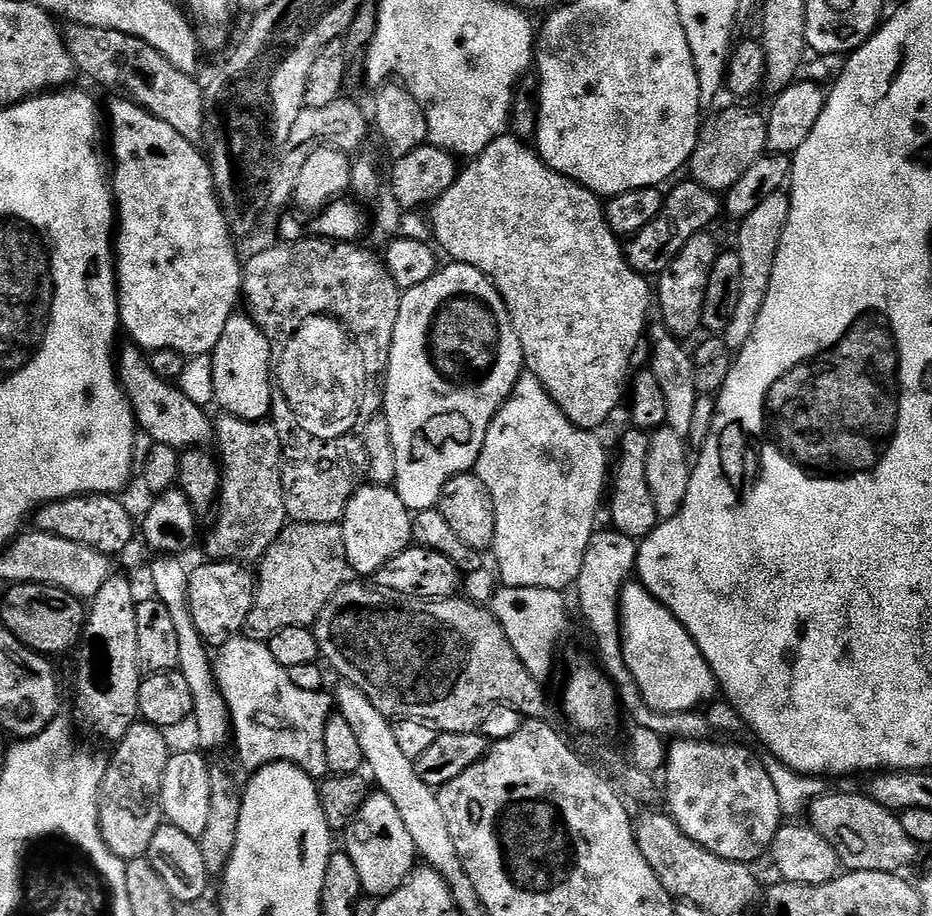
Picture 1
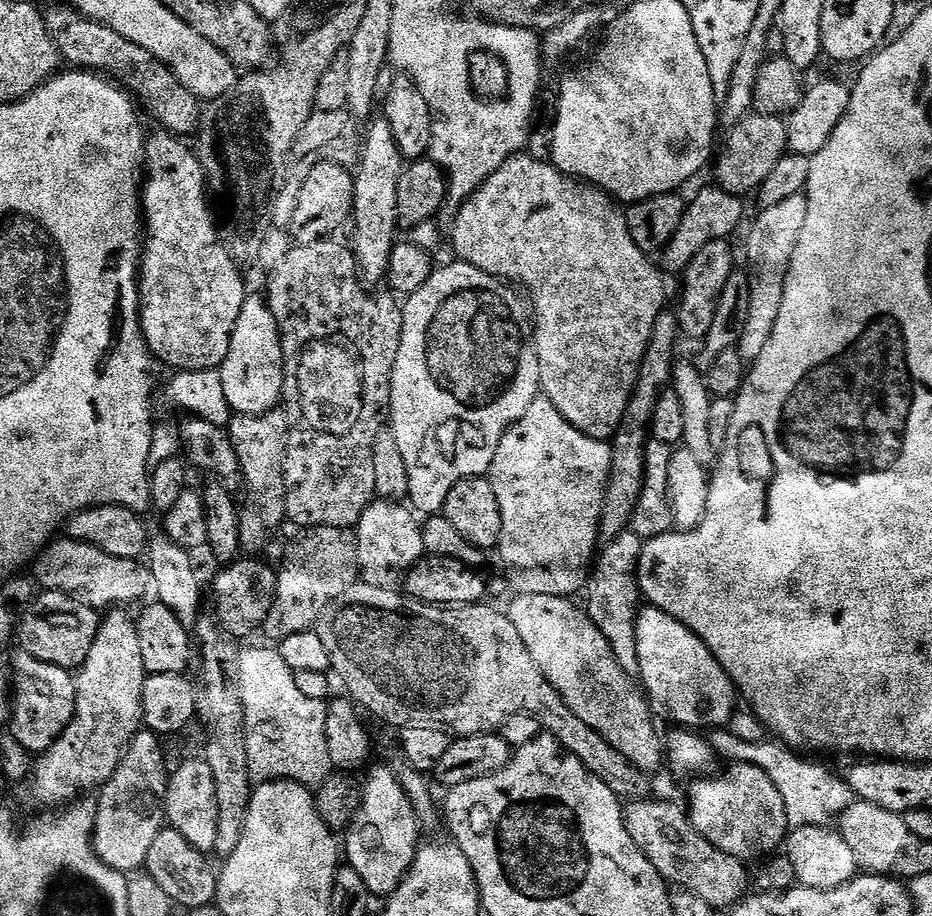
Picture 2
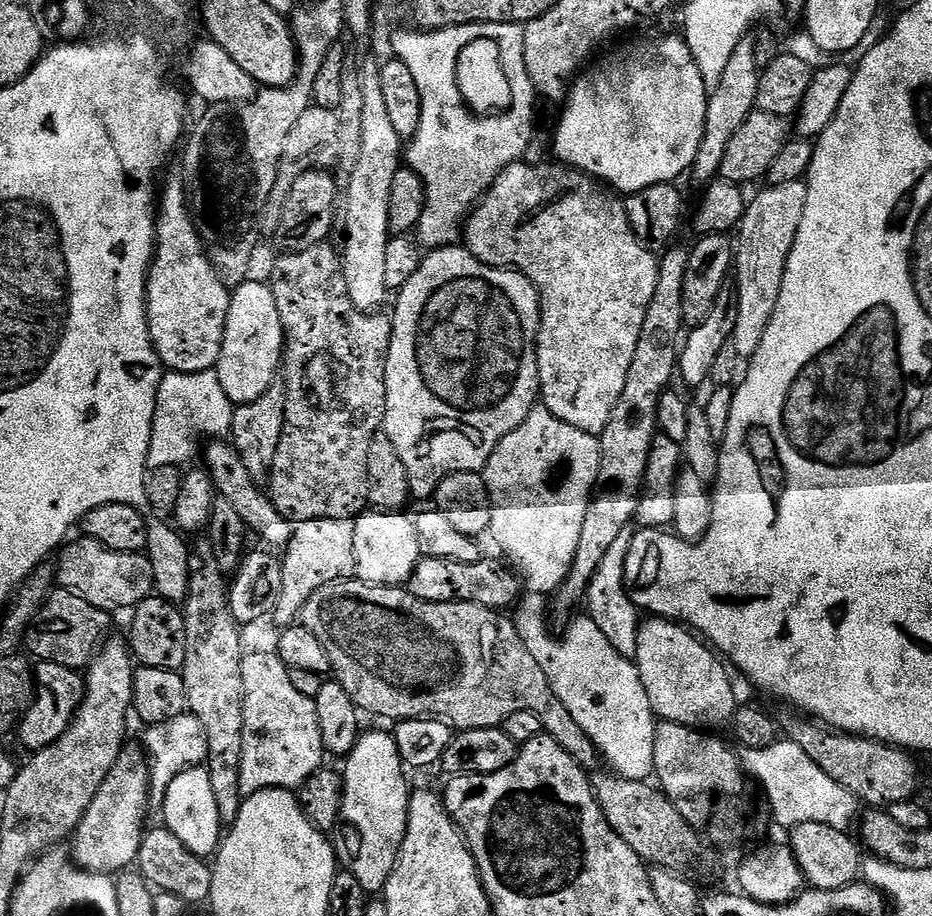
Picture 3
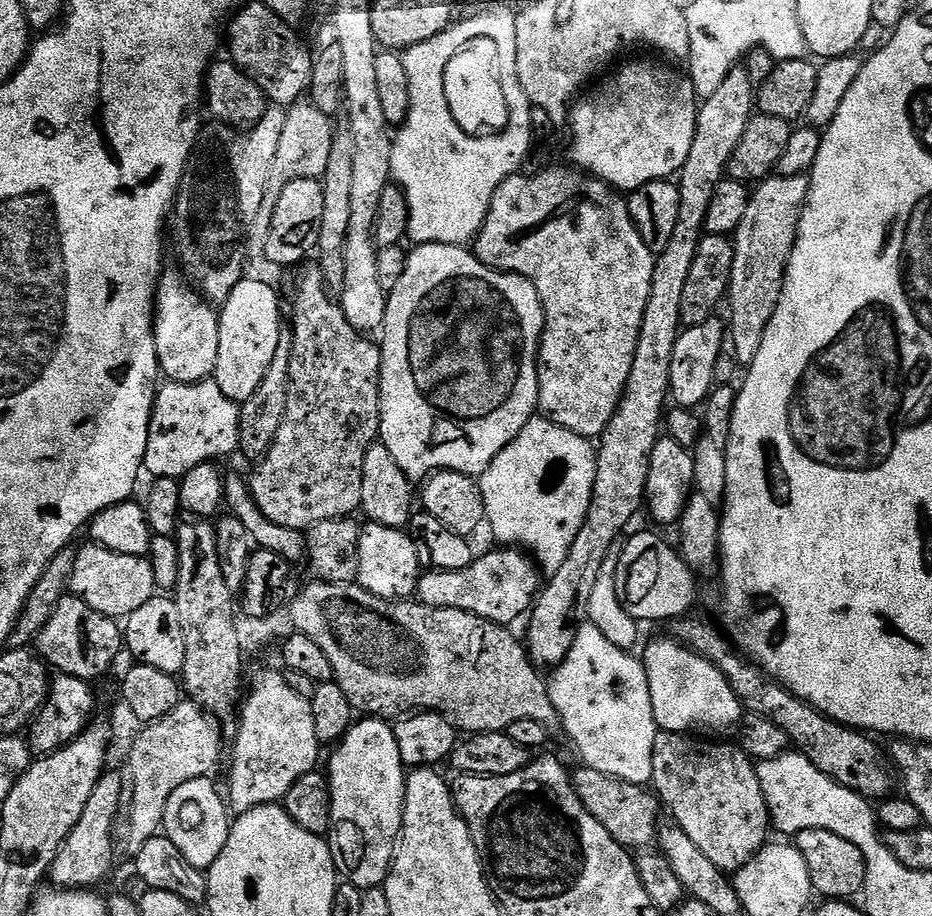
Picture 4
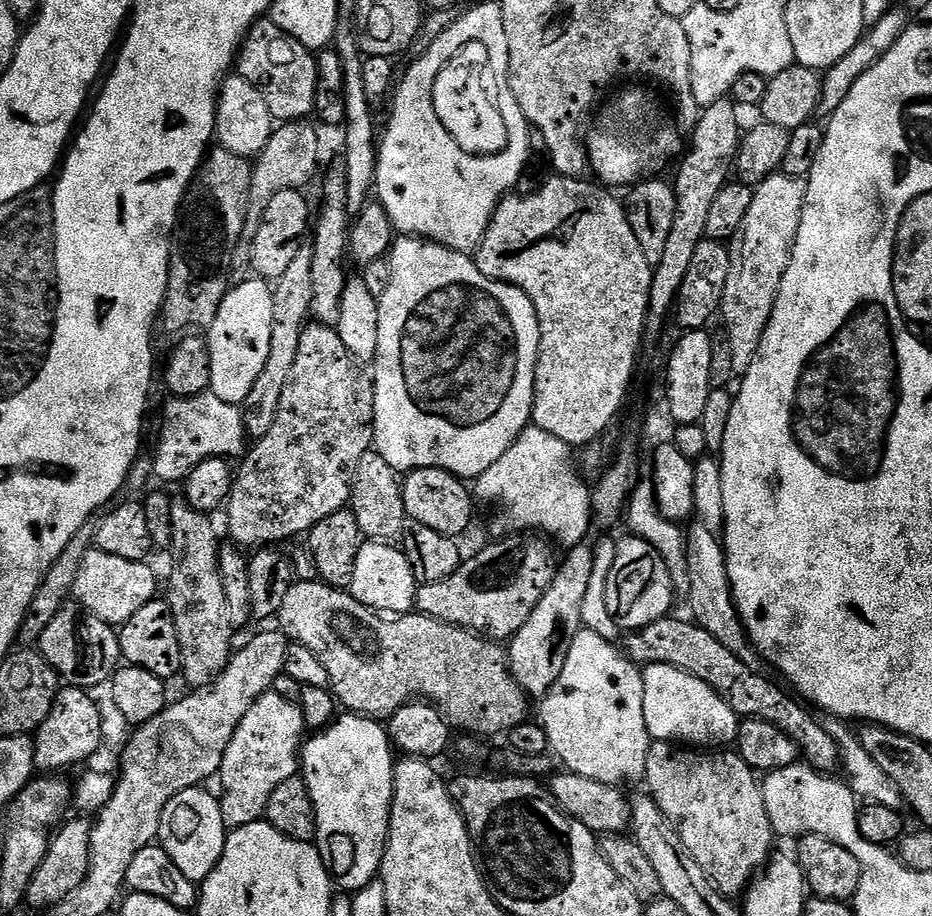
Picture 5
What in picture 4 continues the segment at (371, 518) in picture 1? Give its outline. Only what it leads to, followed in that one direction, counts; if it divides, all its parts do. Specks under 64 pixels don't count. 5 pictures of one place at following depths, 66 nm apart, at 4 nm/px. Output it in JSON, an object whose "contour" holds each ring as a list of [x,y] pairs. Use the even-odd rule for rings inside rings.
{"contour":[[[365,523],[359,538],[359,570],[356,582],[361,588],[384,600],[409,599],[416,591],[422,565],[417,557],[416,544],[403,529]]]}

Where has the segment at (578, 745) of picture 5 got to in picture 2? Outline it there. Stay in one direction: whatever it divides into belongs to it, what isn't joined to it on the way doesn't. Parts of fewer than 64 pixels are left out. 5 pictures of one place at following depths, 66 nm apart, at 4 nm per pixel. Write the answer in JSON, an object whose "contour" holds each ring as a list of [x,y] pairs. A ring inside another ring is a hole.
{"contour":[[[516,594],[508,602],[506,614],[510,622],[514,622],[514,630],[518,630],[526,650],[530,650],[530,658],[534,658],[538,670],[542,670],[546,682],[558,690],[566,706],[570,706],[570,710],[574,710],[574,714],[578,714],[578,718],[590,726],[590,730],[606,738],[606,742],[610,742],[610,746],[614,746],[614,750],[618,750],[618,754],[625,756],[635,768],[645,774],[652,774],[656,768],[656,752],[658,756],[656,728],[652,725],[654,713],[648,706],[645,693],[638,687],[637,681],[622,670],[610,643],[602,636],[587,611],[579,603],[576,605],[575,599],[550,594]]]}

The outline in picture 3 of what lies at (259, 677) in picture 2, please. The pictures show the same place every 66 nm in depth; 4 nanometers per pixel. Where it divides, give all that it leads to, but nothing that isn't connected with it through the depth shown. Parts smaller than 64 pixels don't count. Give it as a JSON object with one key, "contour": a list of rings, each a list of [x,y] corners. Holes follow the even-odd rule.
{"contour":[[[275,651],[252,652],[240,661],[244,687],[244,729],[240,794],[247,798],[267,788],[299,789],[325,763],[315,702],[290,683],[289,668]]]}

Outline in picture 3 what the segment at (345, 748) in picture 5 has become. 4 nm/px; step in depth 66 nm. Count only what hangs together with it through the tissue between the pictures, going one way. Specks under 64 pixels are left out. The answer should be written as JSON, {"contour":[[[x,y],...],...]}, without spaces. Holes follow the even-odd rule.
{"contour":[[[365,731],[343,764],[344,797],[340,802],[339,827],[334,832],[336,859],[341,865],[350,866],[350,870],[354,874],[354,878],[358,878],[362,890],[366,890],[369,894],[380,894],[383,893],[397,860],[400,859],[400,847],[408,832],[410,787],[408,788],[408,780],[404,777],[406,768],[400,763],[395,735],[388,733],[387,736],[384,732],[366,733]]]}

